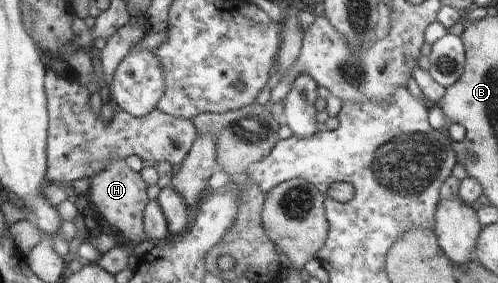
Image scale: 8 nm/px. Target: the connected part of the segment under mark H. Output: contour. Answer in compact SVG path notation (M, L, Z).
M114 159L100 173L94 173L86 179L90 185L88 191L91 204L112 227L116 227L120 233L124 233L128 239L138 244L148 239L145 225L142 225L142 211L145 211L146 205L149 205L149 195L146 195L146 189L149 187L140 173L132 171L126 165L126 159Z

